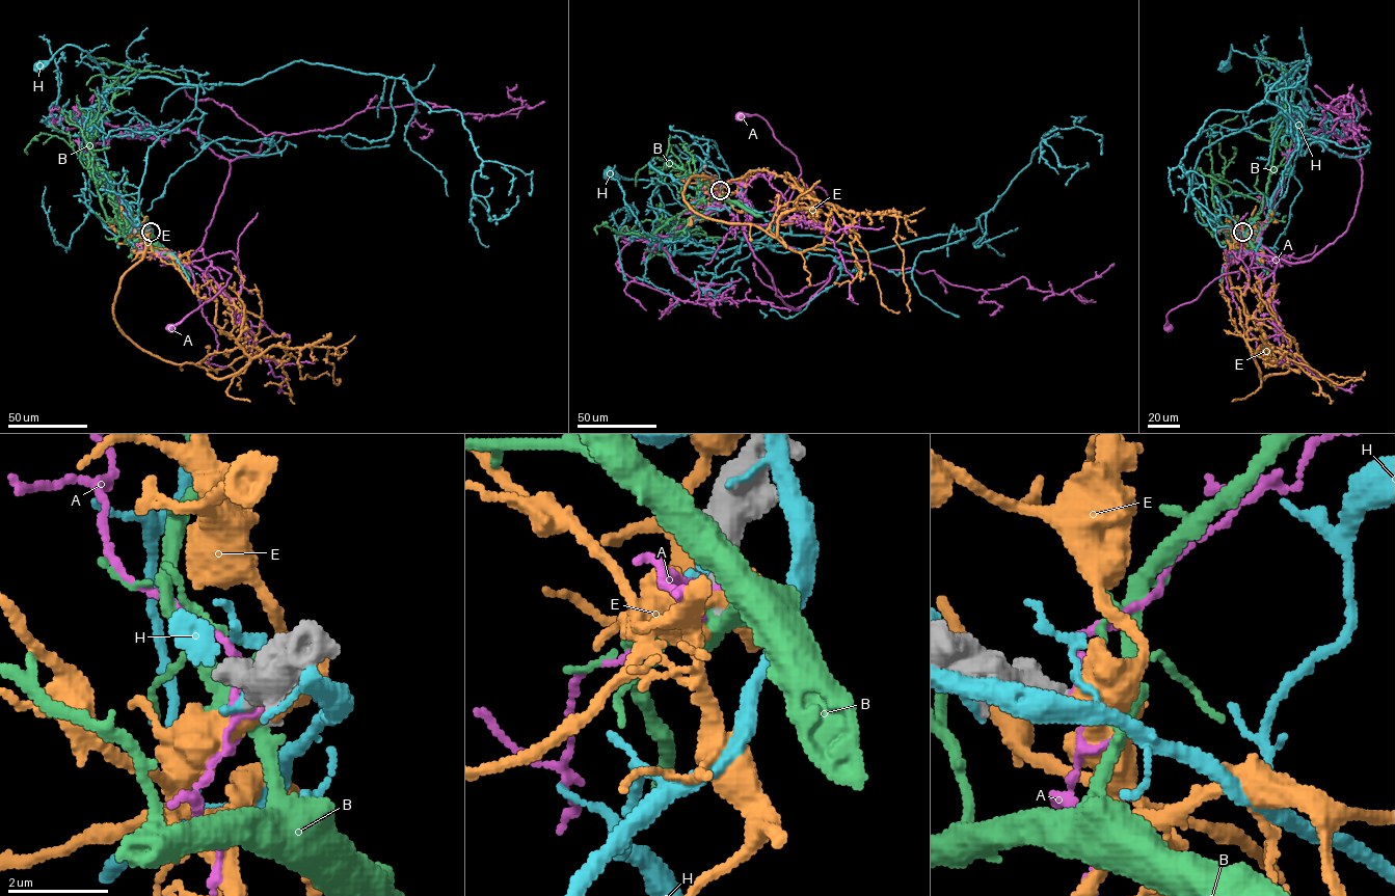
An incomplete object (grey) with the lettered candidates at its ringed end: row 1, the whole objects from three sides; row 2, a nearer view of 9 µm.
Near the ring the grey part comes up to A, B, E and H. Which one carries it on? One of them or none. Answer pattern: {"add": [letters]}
{"add": []}

